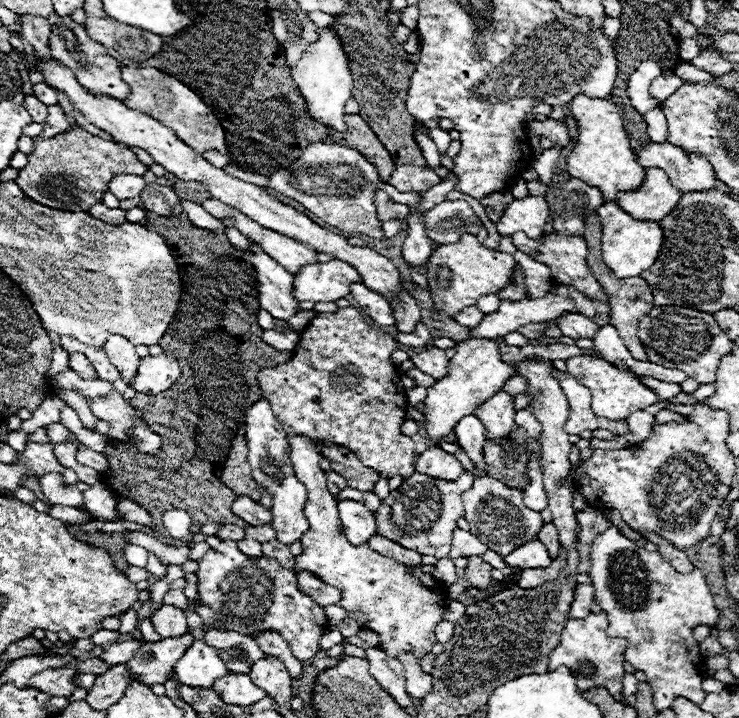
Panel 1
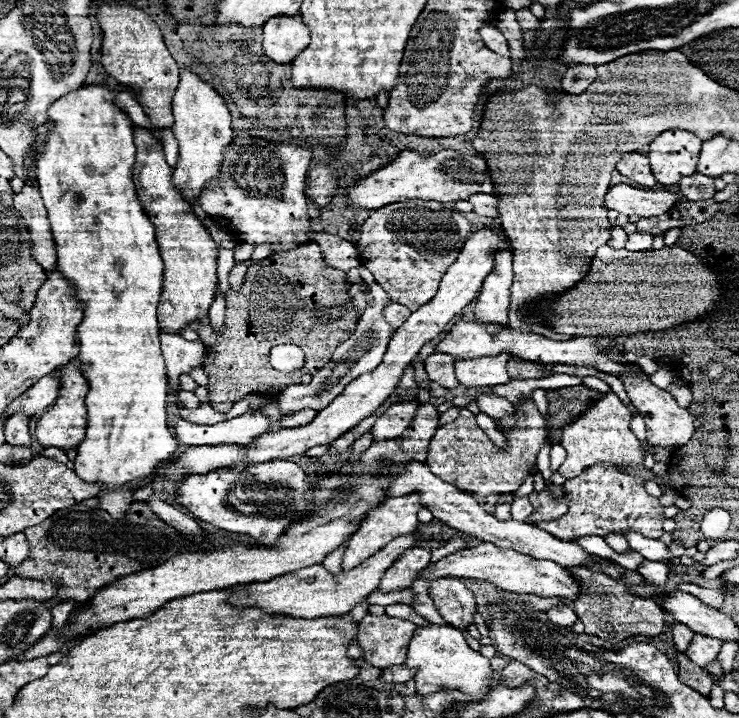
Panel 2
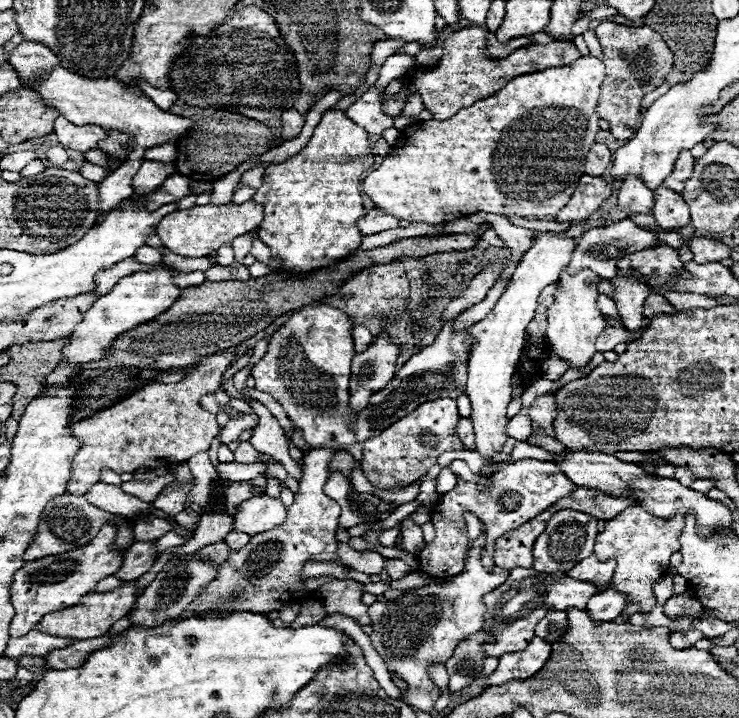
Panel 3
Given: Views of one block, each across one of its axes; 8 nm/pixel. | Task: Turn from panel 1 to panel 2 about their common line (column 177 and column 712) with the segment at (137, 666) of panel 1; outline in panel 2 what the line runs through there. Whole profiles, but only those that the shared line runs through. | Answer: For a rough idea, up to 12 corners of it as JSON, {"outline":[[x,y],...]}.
{"outline":[[696,634],[686,654],[704,668],[716,660],[722,640]]}

